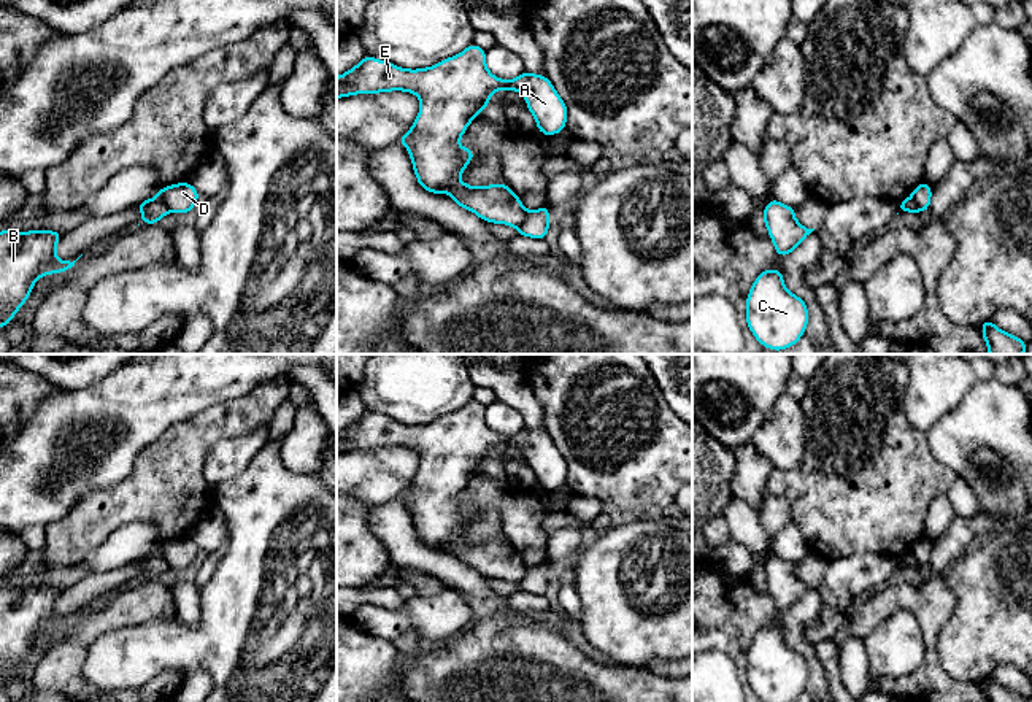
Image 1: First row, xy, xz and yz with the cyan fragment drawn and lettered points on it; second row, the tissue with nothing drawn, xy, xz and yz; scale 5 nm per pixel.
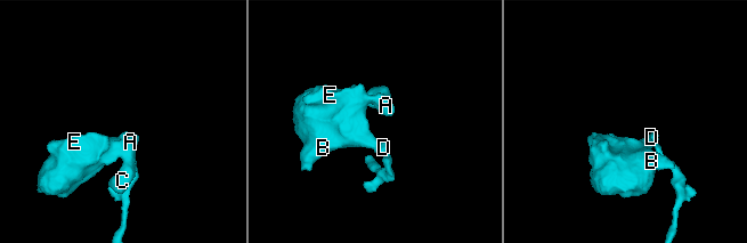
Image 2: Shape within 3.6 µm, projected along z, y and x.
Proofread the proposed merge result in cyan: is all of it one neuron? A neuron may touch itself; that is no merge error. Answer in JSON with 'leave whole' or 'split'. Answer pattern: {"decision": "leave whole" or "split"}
{"decision": "split"}

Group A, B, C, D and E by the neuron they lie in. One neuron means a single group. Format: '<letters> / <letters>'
A B C E / D

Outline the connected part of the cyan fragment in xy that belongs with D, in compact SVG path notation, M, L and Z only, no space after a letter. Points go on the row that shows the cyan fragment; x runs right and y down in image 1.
M186 181L160 187L157 197L167 205L170 213L183 214L194 210L200 192Z

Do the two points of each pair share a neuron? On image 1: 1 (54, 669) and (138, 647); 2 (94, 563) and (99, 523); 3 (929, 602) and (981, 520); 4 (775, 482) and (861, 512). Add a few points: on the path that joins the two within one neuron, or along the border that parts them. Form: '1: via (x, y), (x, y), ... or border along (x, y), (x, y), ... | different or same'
1: border along (107, 631), (84, 661), (83, 675), (92, 685) | different
2: border along (124, 524), (115, 529), (80, 563) | different
3: via (937, 582), (940, 559), (961, 539) | same
4: via (796, 485), (840, 494) | same

